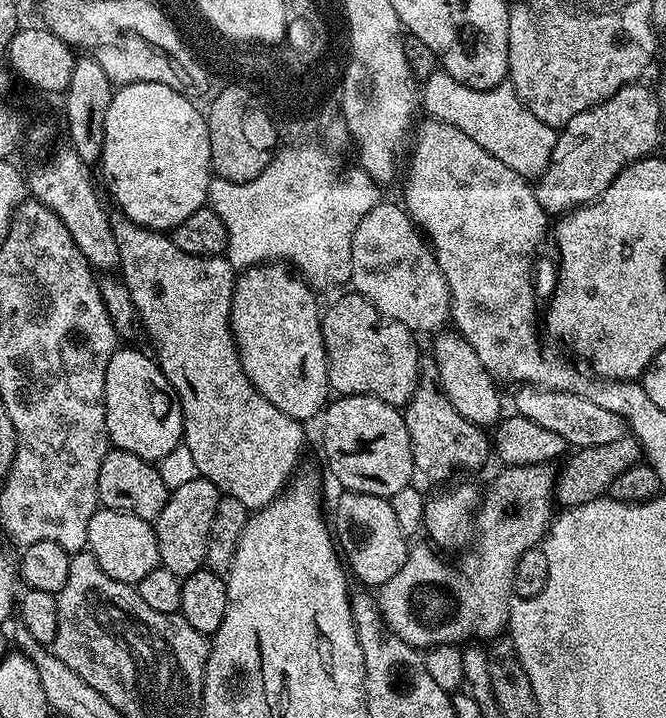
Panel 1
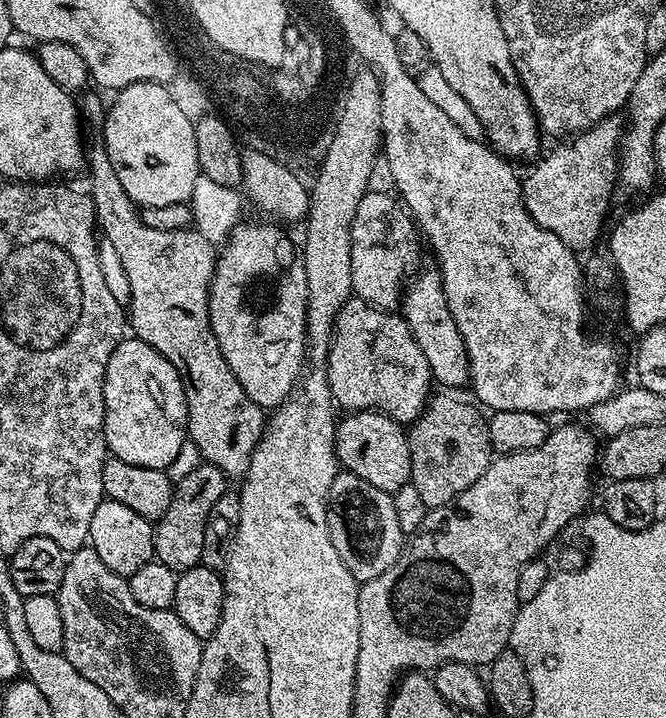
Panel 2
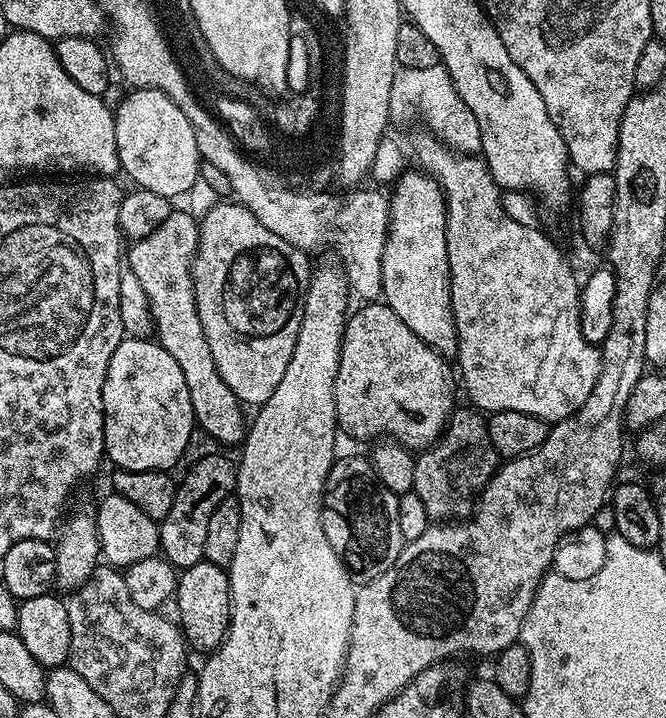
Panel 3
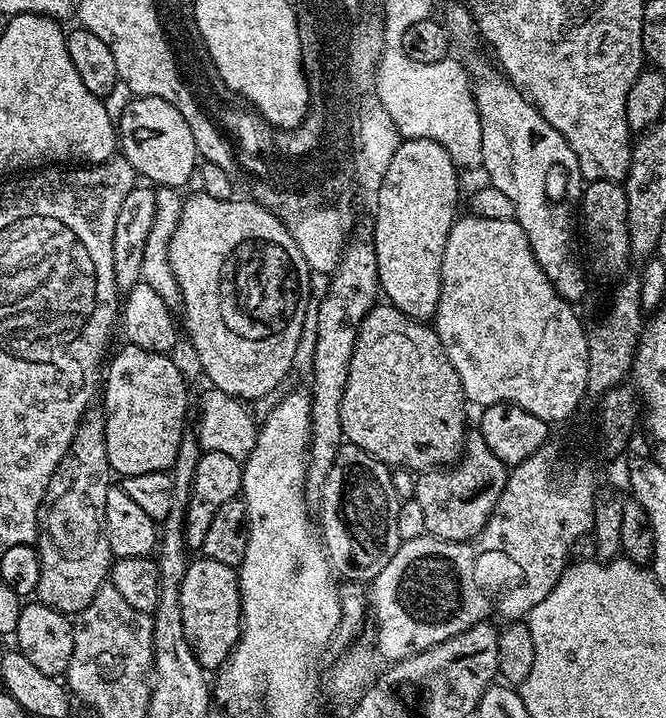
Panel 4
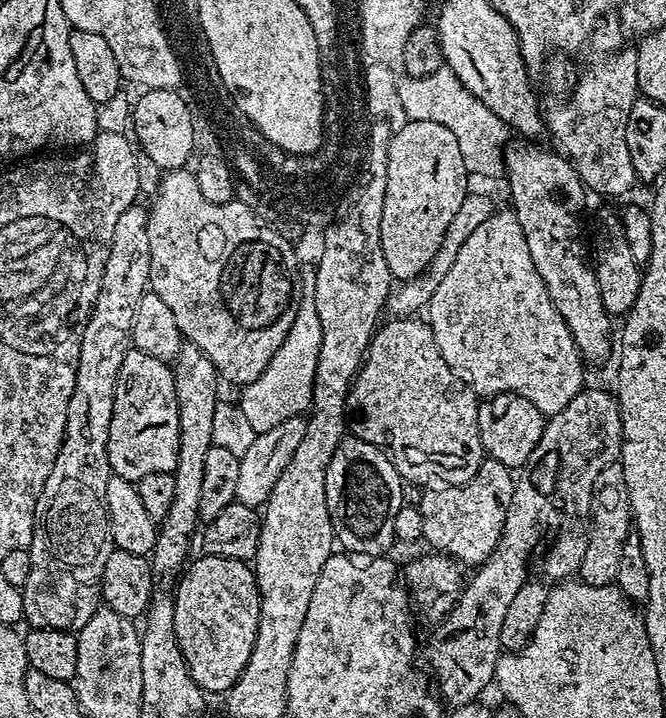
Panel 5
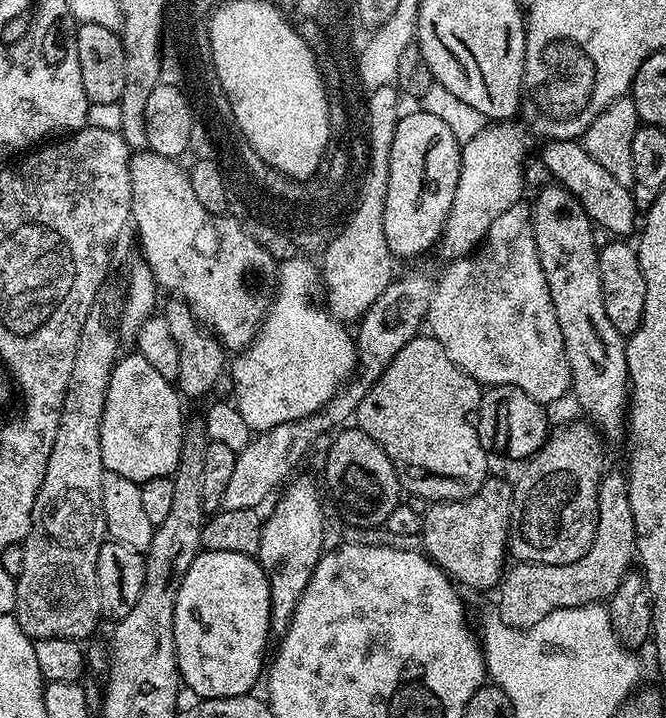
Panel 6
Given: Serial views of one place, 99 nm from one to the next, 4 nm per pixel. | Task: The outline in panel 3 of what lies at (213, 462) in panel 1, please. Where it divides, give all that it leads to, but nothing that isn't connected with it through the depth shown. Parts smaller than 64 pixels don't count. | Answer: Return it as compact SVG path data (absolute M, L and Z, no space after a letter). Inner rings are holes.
M187 210L173 211L172 215L158 226L146 238L135 241L132 249L126 252L127 271L142 282L142 290L146 290L146 298L150 302L150 314L152 315L152 327L155 339L178 362L182 370L182 378L186 378L186 386L190 390L190 402L194 406L194 414L199 431L205 432L213 442L220 444L239 445L246 435L246 416L244 420L245 405L240 399L222 382L218 374L218 366L214 366L214 354L210 354L210 342L206 342L206 334L202 330L202 322L198 318L198 306L196 305L196 291L192 285L192 258L200 247L200 230L197 217Z

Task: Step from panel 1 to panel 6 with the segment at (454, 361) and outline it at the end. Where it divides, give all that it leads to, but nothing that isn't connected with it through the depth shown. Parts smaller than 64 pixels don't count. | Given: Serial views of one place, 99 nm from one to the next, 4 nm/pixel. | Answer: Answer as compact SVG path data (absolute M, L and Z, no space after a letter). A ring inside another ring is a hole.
M423 110L405 111L394 130L394 142L390 146L388 163L388 185L386 186L386 208L384 229L386 242L393 257L416 256L419 252L437 243L447 220L448 211L454 202L454 190L458 190L460 177L460 150L462 144L456 140L453 131L444 121Z

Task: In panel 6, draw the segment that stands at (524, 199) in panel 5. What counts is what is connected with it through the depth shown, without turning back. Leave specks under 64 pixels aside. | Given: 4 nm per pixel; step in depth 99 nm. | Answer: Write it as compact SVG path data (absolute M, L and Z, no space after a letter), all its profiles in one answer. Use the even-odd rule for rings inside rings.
M555 182L549 185L549 188L541 190L534 203L532 229L540 265L546 274L546 286L554 302L554 314L562 330L566 362L572 371L570 392L584 407L583 415L605 437L616 436L625 431L630 395L624 353L626 340L618 330L614 330L610 318L606 318L594 225L574 194Z

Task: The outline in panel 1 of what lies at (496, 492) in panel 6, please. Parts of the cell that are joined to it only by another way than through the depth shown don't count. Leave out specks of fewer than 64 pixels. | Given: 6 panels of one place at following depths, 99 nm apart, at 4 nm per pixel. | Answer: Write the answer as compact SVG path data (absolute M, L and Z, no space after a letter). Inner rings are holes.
M431 354L420 357L420 377L416 380L412 397L403 405L406 430L410 430L410 450L414 454L416 472L432 480L444 480L451 472L463 468L480 468L490 456L490 436L481 425L470 422L450 406L440 389L438 366Z

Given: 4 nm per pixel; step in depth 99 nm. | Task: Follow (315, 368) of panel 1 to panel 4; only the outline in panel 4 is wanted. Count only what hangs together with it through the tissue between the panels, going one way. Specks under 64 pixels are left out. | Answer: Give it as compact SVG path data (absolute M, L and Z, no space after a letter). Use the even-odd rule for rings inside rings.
M203 194L192 196L180 208L180 217L176 220L176 229L172 232L172 237L166 243L168 261L174 270L174 278L180 287L180 304L184 308L184 322L182 318L182 328L188 331L188 340L192 343L194 351L200 355L200 368L208 375L207 383L213 388L222 390L226 394L236 397L241 402L247 400L260 400L263 396L268 396L284 379L288 376L288 371L292 368L292 363L296 360L296 351L300 348L300 335L304 332L304 319L309 319L310 304L308 308L308 288L300 284L300 272L309 271L306 258L300 256L300 251L296 242L287 233L286 226L278 219L270 209L257 204L255 199L239 200L219 200L210 198Z

